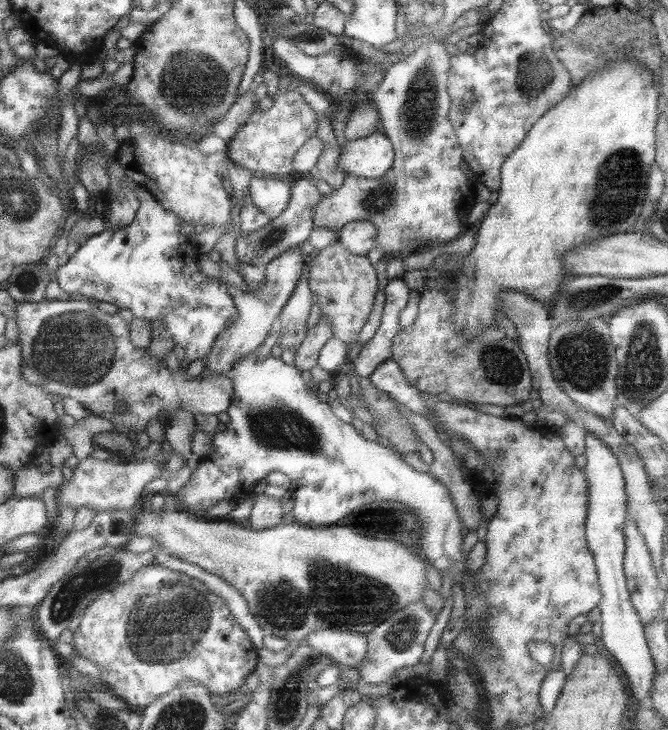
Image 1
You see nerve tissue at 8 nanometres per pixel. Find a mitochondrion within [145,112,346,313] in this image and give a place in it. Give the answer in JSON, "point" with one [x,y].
{"point":[268,240]}

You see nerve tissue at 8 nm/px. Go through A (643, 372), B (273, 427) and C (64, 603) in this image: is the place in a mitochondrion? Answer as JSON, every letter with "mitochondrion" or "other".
{"A":"mitochondrion","B":"mitochondrion","C":"mitochondrion"}

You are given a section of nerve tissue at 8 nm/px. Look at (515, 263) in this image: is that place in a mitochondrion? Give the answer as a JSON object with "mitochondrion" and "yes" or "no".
{"mitochondrion":"no"}

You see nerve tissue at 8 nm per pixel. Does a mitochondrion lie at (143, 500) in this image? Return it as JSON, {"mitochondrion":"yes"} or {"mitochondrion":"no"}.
{"mitochondrion":"no"}

